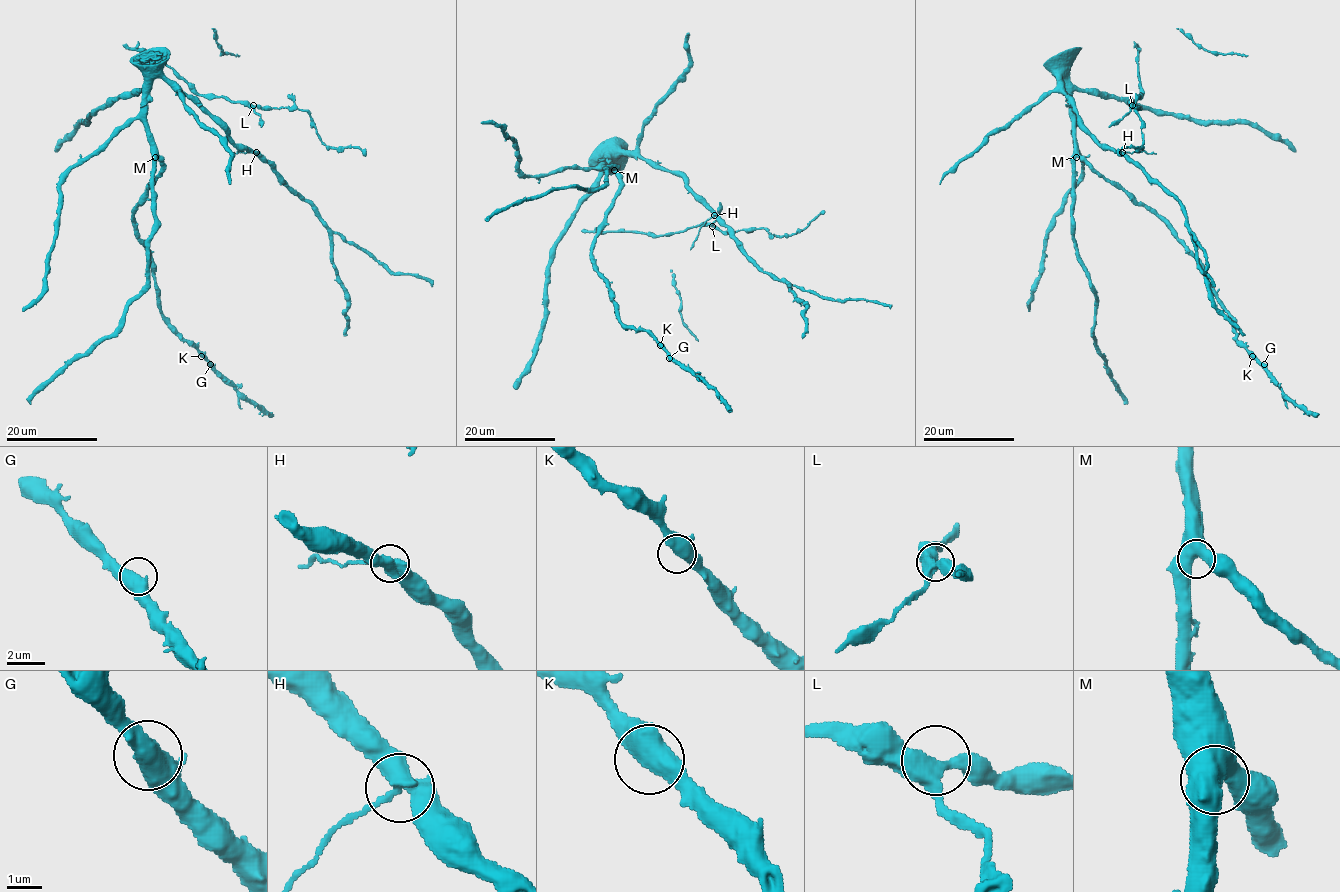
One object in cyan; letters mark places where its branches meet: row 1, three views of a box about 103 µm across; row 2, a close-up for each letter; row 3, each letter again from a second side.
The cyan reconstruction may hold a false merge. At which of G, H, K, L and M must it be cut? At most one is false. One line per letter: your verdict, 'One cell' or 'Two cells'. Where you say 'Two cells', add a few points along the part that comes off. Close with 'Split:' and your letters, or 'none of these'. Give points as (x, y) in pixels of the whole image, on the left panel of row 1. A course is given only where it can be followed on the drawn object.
G: One cell
H: One cell
K: One cell
L: One cell
M: One cell
Split: none of these

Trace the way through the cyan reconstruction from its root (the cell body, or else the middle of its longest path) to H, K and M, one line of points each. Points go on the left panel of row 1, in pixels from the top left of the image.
H: (147, 95), (154, 78), (173, 80), (224, 128), (235, 144), (256, 152)
K: (147, 95), (147, 140), (161, 172), (141, 197), (134, 214), (134, 234), (151, 259), (159, 311), (201, 356)
M: (147, 95), (147, 140), (155, 157)

